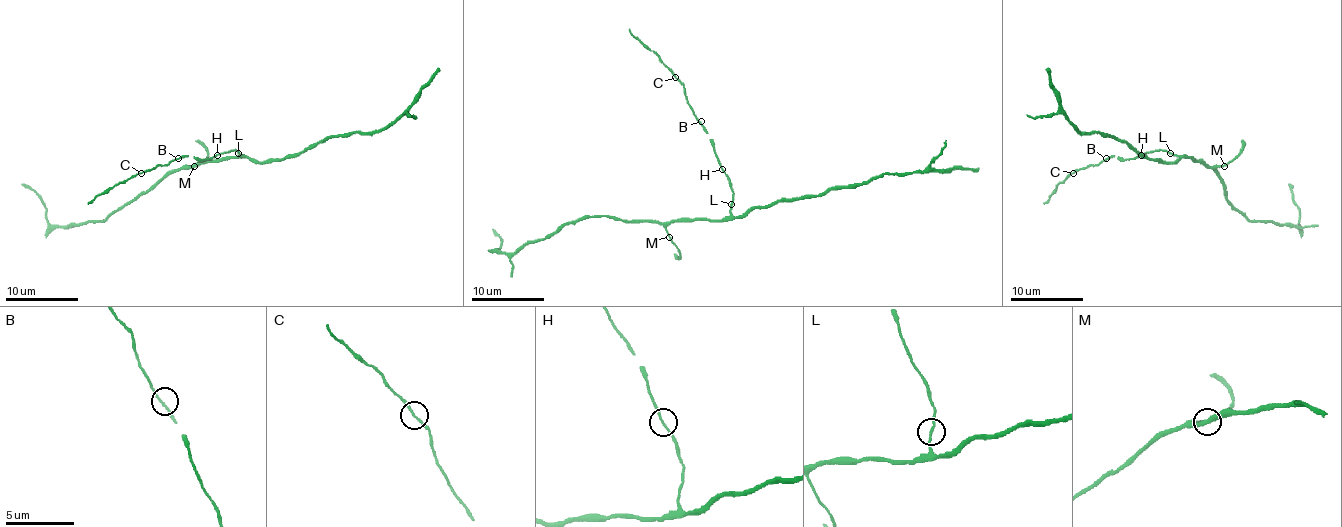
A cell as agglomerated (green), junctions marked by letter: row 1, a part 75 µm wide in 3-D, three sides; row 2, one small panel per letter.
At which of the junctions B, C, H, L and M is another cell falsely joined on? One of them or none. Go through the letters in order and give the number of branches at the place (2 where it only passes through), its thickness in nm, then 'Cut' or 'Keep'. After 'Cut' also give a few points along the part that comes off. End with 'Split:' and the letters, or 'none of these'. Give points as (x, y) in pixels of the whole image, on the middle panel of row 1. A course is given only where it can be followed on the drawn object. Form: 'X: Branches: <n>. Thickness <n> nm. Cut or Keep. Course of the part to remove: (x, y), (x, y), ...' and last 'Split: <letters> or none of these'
B: Branches: 2. Thickness 150 nm. Keep
C: Branches: 2. Thickness 140 nm. Keep
H: Branches: 2. Thickness 140 nm. Keep
L: Branches: 2. Thickness 150 nm. Keep
M: Branches: 2. Thickness 140 nm. Keep
Split: none of these

